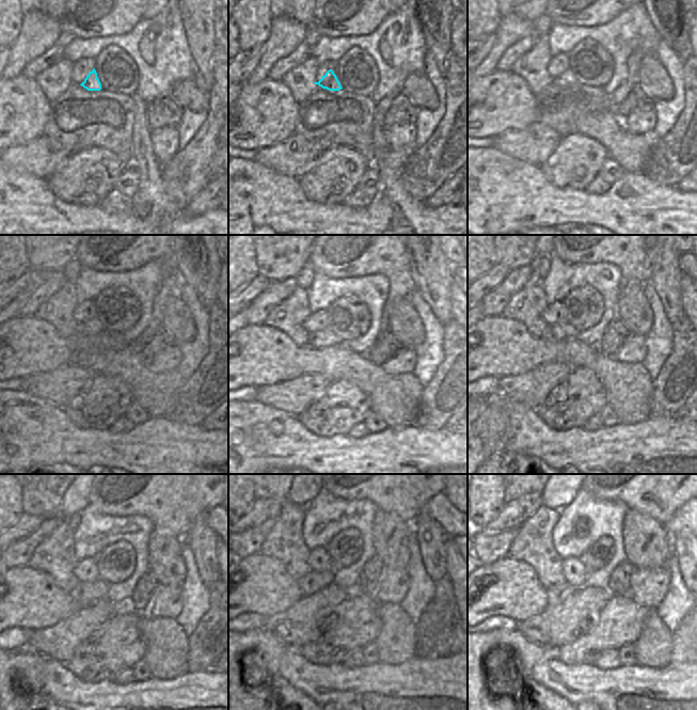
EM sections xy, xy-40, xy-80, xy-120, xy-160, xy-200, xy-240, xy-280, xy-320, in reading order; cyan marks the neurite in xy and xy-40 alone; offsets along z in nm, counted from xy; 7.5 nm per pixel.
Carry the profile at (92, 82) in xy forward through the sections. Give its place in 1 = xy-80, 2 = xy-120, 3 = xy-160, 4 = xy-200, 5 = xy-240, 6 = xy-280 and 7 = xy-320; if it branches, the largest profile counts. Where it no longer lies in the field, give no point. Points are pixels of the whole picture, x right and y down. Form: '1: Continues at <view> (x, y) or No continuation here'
1: Continues at xy-80 (567, 80)
2: Continues at xy-120 (93, 326)
3: Continues at xy-160 (330, 336)
4: Continues at xy-200 (567, 335)
5: Continues at xy-240 (86, 571)
6: Continues at xy-280 (320, 562)
7: Continues at xy-320 (573, 570).

